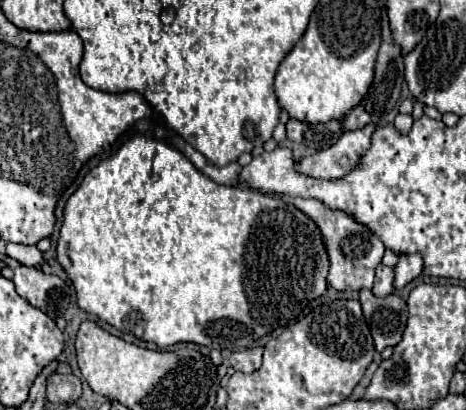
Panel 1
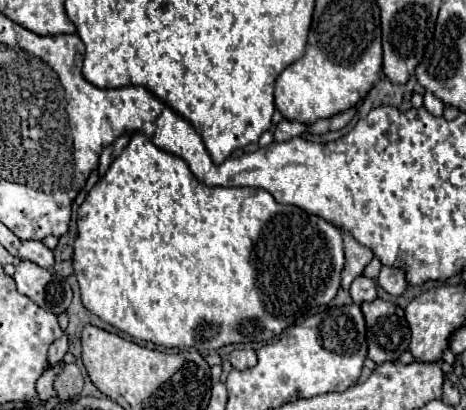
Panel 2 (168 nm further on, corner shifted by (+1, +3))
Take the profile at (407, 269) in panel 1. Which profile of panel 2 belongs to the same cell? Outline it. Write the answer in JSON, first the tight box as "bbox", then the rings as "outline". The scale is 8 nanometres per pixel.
{"bbox":[378,266,408,296],"outline":[[[382,266],[380,276],[378,276],[378,284],[392,296],[400,296],[408,282],[406,282],[406,272],[402,268],[394,268],[394,266]]]}

